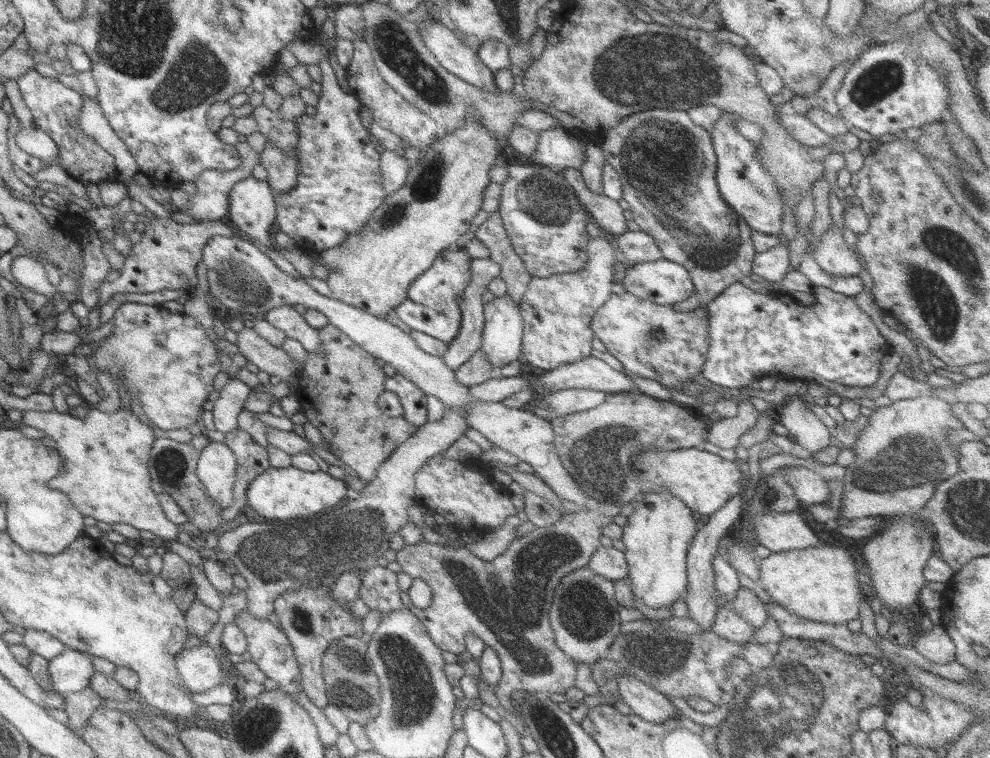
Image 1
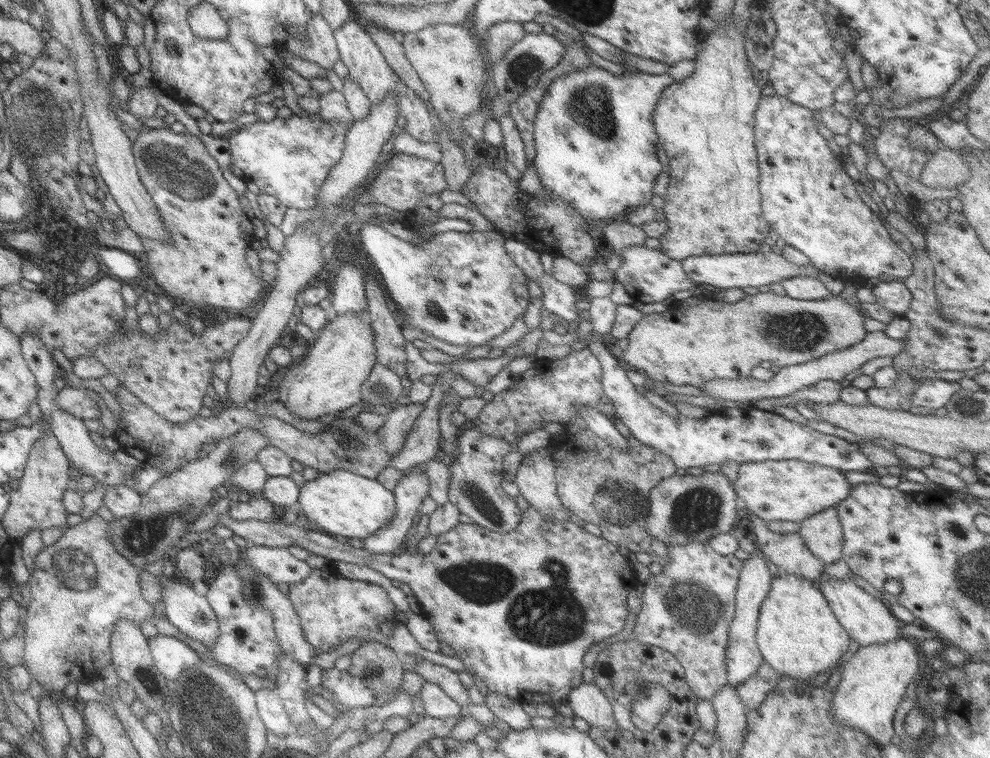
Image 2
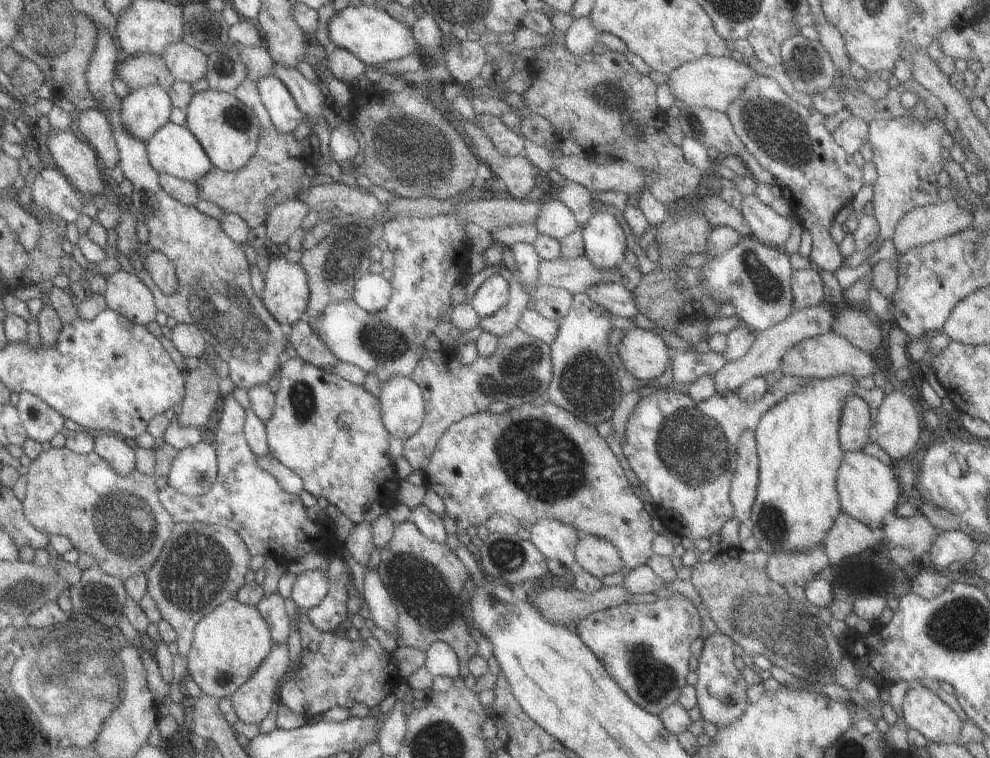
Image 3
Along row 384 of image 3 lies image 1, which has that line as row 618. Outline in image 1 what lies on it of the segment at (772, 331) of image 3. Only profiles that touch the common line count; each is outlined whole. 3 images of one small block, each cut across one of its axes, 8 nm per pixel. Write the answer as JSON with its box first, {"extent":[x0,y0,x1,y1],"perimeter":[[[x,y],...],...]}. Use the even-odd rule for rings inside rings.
{"extent":[710,606,755,644],"perimeter":[[[723,606],[717,609],[710,631],[733,644],[744,644],[752,640],[755,628],[747,624],[735,611]]]}

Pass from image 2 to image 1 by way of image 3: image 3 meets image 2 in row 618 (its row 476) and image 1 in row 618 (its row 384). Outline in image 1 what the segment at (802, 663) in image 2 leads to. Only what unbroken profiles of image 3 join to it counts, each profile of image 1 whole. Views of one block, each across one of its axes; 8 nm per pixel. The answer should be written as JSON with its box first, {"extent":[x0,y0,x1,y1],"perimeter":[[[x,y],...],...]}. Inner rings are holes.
{"extent":[758,544,865,625],"perimeter":[[[820,544],[803,550],[771,553],[763,560],[759,559],[758,588],[762,597],[773,604],[782,606],[787,612],[821,624],[845,625],[849,620],[856,619],[859,599],[865,591],[855,578],[855,567],[846,549]]]}

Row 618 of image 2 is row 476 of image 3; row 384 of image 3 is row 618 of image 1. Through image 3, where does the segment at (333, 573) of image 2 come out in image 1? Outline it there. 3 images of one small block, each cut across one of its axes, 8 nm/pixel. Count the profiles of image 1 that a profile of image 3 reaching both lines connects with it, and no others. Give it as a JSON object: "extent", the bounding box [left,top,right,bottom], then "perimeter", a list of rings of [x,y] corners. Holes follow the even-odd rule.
{"extent":[272,587,365,708],"perimeter":[[[302,587],[299,590],[284,590],[272,602],[272,611],[279,618],[281,631],[287,637],[294,659],[300,670],[300,690],[319,708],[328,704],[324,680],[321,672],[323,653],[332,642],[344,636],[365,639],[361,629],[362,619],[357,619],[350,611],[350,603],[334,601],[328,587]]]}

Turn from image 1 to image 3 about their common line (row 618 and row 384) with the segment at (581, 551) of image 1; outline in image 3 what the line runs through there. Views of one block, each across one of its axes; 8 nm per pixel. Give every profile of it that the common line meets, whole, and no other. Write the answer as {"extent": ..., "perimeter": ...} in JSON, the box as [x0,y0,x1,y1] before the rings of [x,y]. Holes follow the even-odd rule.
{"extent":[401,328,551,471],"perimeter":[[[517,328],[497,339],[493,354],[478,356],[468,365],[462,365],[451,350],[442,346],[436,352],[425,351],[409,376],[422,390],[424,415],[417,432],[403,441],[401,457],[413,471],[422,470],[429,462],[432,448],[450,424],[487,411],[487,406],[495,401],[505,402],[508,407],[547,402],[546,388],[551,375],[549,345]]]}

